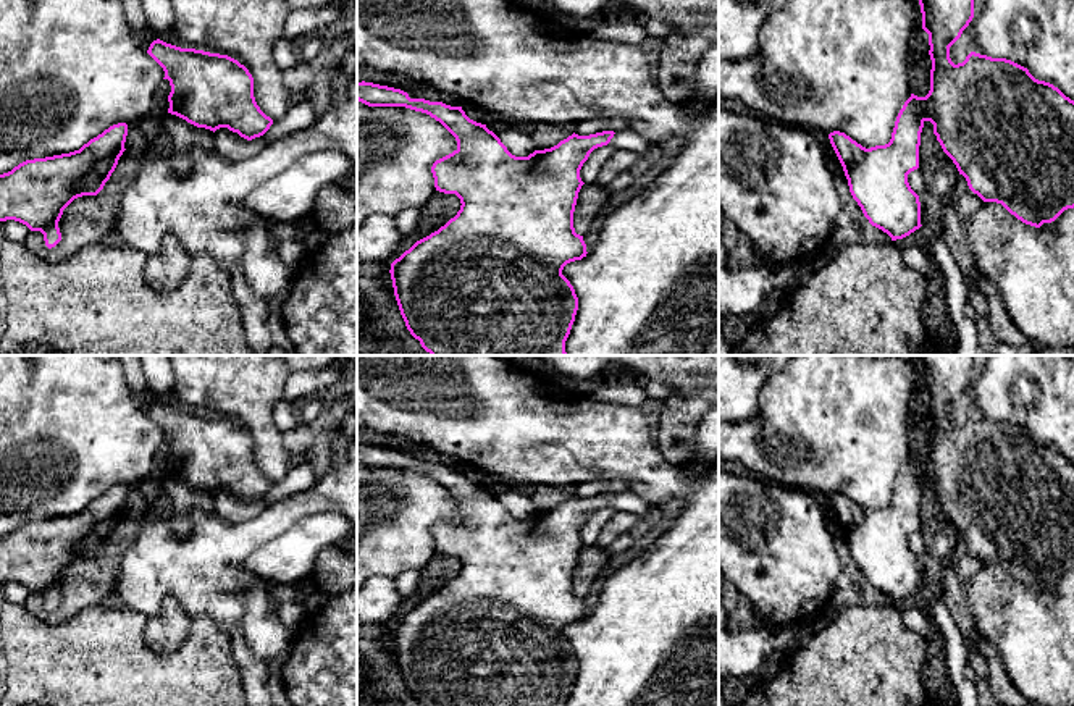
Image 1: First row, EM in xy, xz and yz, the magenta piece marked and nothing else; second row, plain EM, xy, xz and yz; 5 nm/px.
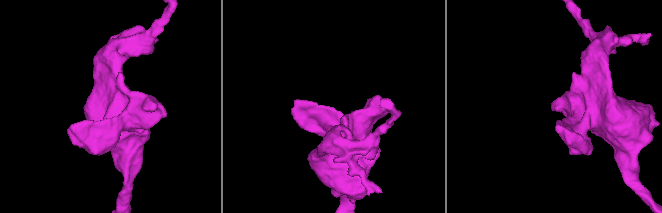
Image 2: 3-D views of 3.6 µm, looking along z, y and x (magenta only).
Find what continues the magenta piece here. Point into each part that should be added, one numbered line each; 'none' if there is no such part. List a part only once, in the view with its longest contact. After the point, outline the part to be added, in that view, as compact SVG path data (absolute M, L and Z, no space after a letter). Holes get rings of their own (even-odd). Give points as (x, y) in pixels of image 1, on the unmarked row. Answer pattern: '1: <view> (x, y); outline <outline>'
none

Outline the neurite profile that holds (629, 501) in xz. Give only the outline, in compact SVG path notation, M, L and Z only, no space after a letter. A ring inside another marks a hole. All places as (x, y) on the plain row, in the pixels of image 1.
M625 490L623 493L617 493L614 499L610 501L609 507L617 512L617 511L625 511L625 512L633 512L633 514L643 514L649 511L652 502L640 498L630 490Z

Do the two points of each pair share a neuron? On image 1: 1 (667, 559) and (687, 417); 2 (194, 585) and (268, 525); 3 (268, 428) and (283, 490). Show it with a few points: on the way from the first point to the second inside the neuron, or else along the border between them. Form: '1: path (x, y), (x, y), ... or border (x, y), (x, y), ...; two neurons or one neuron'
1: border (654, 433), (654, 446), (677, 466); two neurons
2: path (210, 566), (234, 542), (249, 535); one neuron
3: border (293, 466), (273, 483); two neurons

